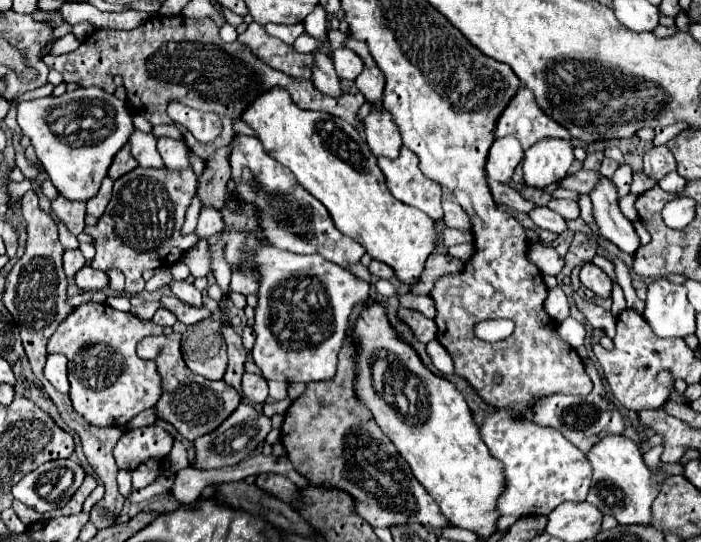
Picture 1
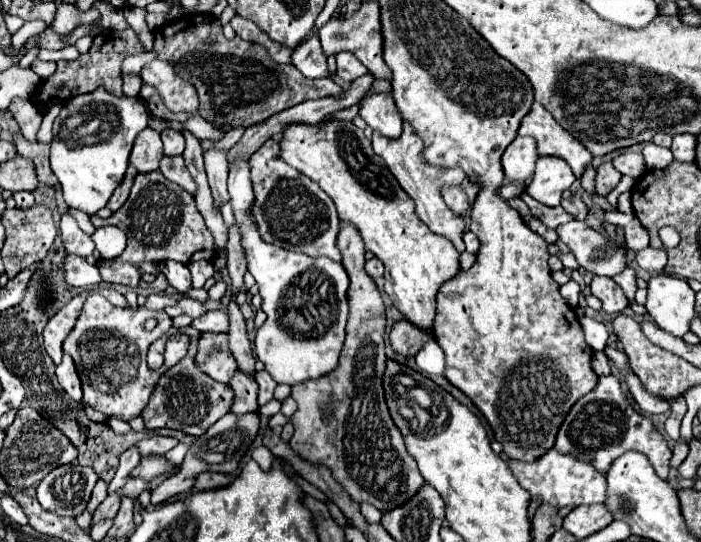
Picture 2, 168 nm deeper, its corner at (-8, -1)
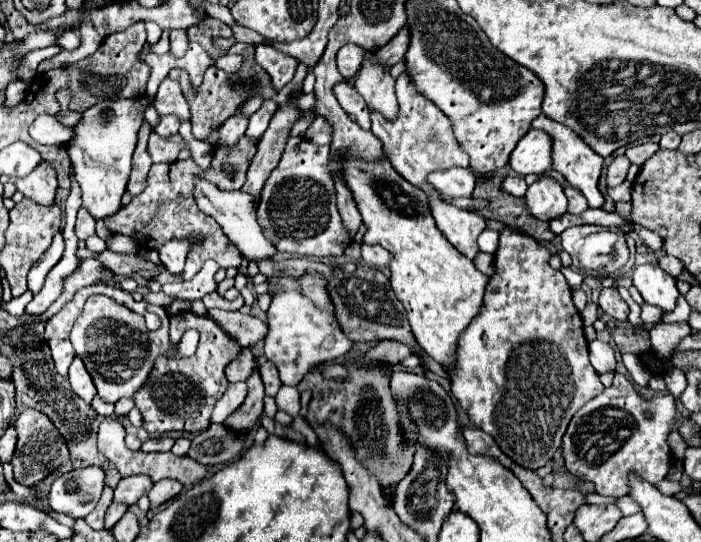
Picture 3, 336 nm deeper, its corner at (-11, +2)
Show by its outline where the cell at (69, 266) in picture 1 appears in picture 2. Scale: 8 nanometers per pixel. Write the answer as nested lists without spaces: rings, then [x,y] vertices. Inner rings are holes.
[[[65,213],[65,215],[61,217],[61,237],[63,237],[65,251],[69,251],[69,253],[87,257],[87,255],[91,255],[93,249],[95,249],[91,237],[79,229],[77,221],[75,221],[69,213]]]

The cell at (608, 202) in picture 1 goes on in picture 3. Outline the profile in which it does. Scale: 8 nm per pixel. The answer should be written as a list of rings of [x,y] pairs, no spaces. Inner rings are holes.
[[[668,254],[658,256],[658,264],[660,264],[660,268],[664,268],[664,272],[668,272],[668,274],[674,276],[674,278],[682,272],[682,264],[680,264],[680,260],[676,260],[674,256],[668,256]]]

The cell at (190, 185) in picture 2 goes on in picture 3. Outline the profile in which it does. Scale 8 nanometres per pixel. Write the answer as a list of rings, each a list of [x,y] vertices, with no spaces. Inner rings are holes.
[[[196,176],[196,184],[194,184],[194,198],[198,208],[212,216],[224,230],[224,234],[238,246],[238,250],[248,258],[248,260],[266,260],[272,258],[276,248],[264,238],[258,222],[256,222],[256,206],[258,202],[252,200],[250,194],[244,194],[240,190],[236,192],[224,192],[220,188],[216,188],[212,182],[208,182],[202,176]]]

